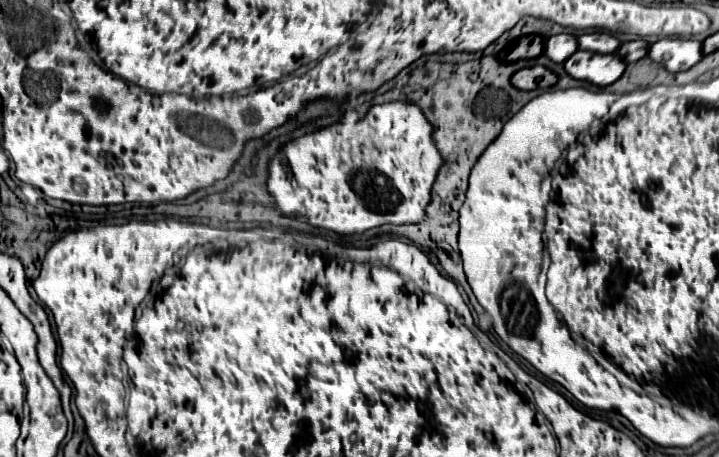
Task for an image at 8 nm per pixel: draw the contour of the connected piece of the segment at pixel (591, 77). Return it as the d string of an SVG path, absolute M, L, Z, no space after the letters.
M578 50L564 62L564 68L572 78L586 80L596 86L610 86L624 74L626 62L618 54L596 54Z

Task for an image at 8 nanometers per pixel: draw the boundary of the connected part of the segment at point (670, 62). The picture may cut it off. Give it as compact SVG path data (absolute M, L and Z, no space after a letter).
M664 38L650 46L650 58L668 72L688 70L702 60L702 42L686 38Z

